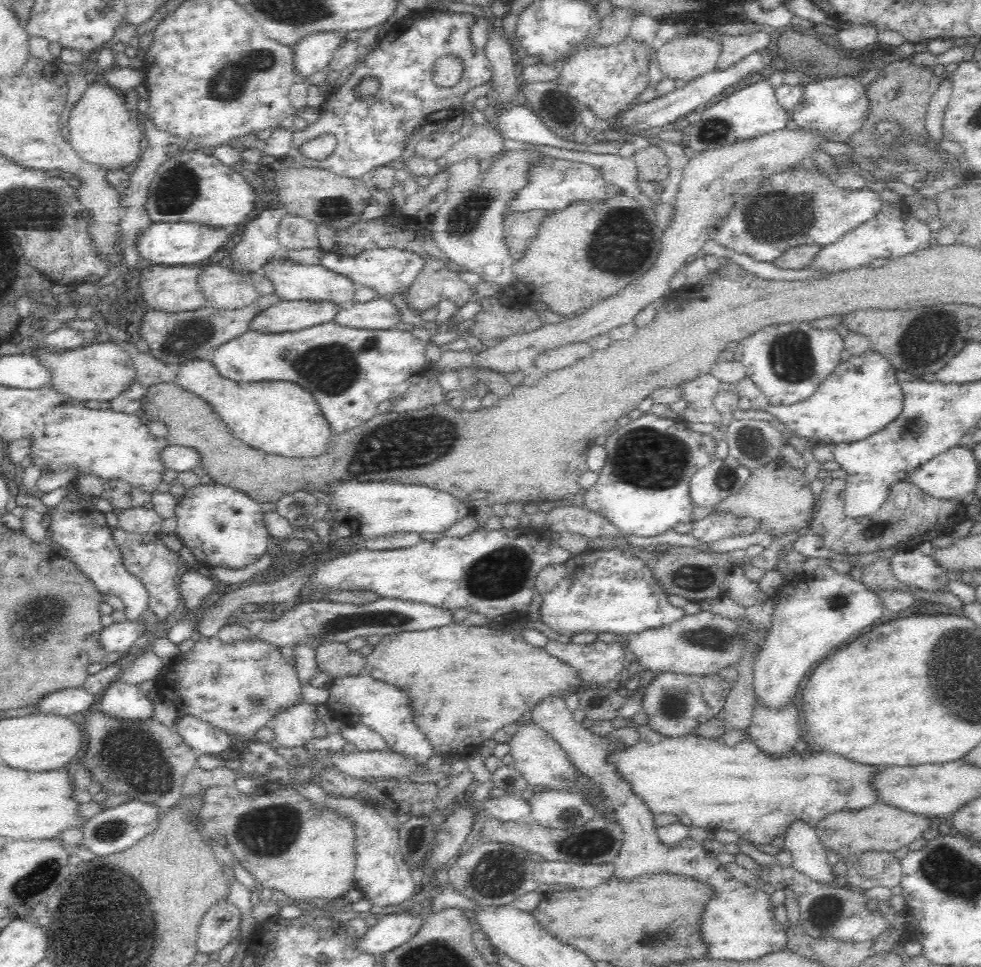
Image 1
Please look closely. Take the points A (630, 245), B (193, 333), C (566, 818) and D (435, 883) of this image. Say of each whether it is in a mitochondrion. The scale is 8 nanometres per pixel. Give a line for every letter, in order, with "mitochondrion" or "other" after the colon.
A: mitochondrion
B: mitochondrion
C: mitochondrion
D: other

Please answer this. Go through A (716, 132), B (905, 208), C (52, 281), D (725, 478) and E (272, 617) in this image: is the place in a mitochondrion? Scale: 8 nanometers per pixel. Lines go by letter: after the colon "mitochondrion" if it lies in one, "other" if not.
A: mitochondrion
B: other
C: other
D: mitochondrion
E: other

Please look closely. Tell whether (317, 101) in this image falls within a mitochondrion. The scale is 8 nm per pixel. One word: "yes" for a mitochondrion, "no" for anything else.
no

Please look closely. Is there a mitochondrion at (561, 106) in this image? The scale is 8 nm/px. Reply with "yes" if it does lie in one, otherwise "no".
yes

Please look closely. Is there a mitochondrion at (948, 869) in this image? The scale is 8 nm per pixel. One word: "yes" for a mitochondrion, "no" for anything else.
yes

